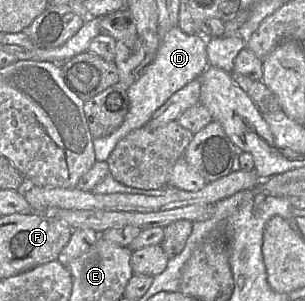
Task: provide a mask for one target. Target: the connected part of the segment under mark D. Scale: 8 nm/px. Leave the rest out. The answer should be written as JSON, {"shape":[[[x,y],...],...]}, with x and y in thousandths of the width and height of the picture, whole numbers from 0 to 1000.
{"shape":[[[587,86],[564,90],[525,140],[502,206],[469,249],[416,292],[423,369],[397,412],[367,445],[308,458],[305,482],[318,535],[344,538],[384,475],[430,435],[472,422],[502,379],[584,299],[656,249],[685,219],[675,126],[659,116],[616,116]]]}

